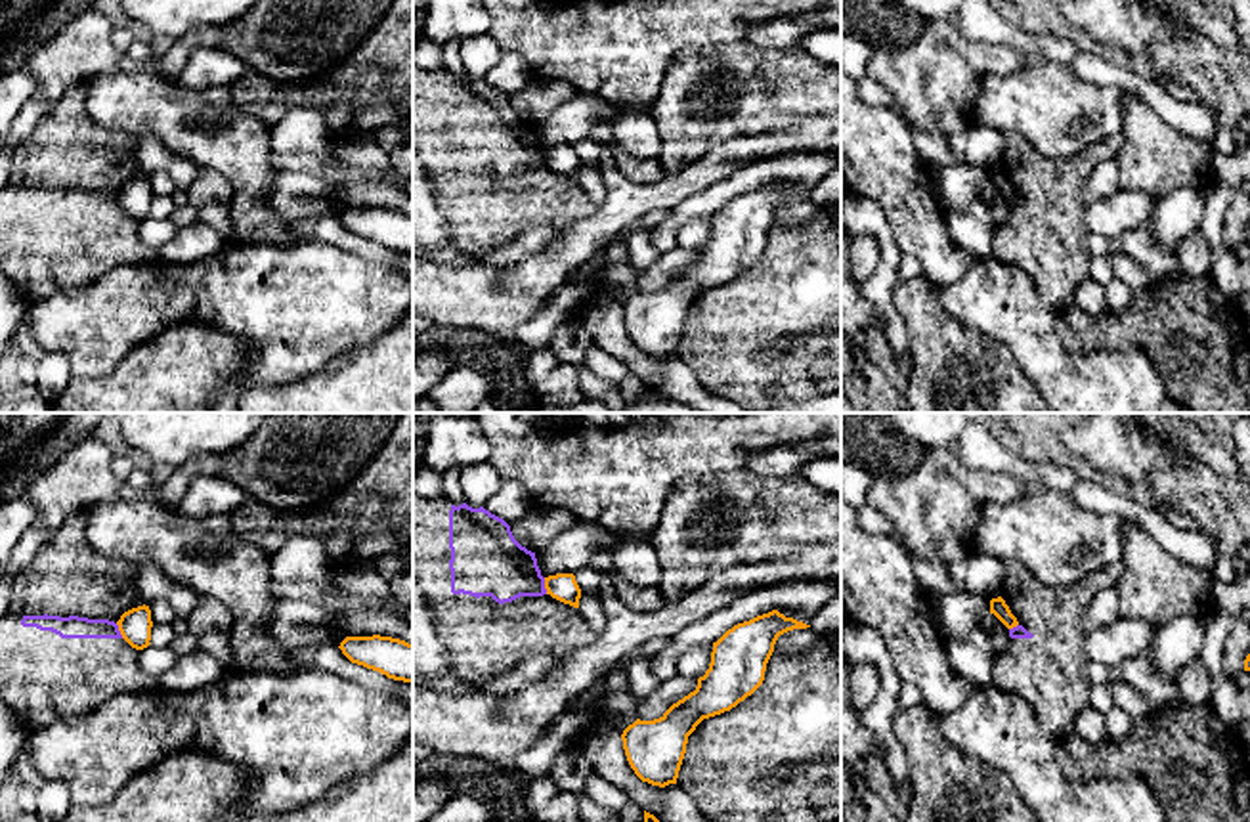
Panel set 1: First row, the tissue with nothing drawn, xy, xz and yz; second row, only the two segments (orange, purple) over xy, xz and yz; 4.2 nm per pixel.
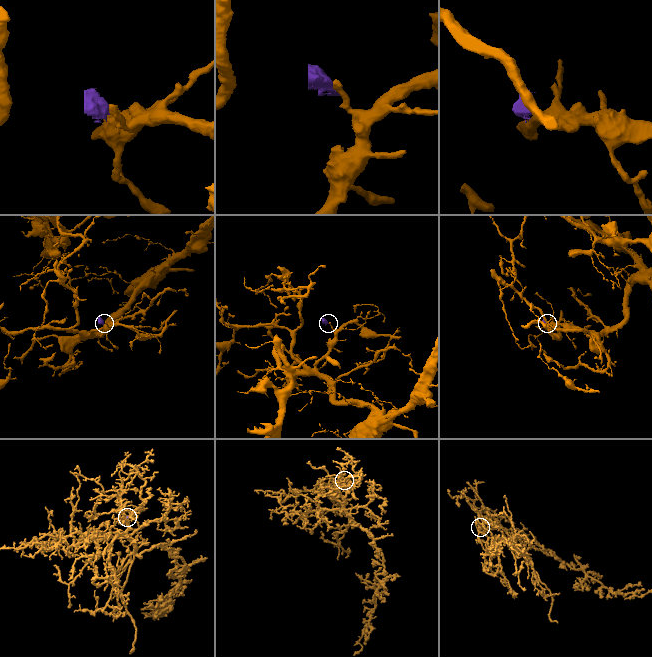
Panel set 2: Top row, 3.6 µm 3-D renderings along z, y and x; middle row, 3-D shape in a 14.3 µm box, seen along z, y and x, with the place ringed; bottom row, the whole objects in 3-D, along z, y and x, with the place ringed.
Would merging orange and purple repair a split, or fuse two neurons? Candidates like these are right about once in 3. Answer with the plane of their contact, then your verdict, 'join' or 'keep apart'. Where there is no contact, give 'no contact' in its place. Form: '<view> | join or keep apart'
xz | keep apart

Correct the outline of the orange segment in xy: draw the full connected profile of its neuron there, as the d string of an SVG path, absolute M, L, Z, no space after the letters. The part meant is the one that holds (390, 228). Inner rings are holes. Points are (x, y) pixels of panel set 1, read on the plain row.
M346 208L342 226L357 237L413 256L413 216L392 208Z

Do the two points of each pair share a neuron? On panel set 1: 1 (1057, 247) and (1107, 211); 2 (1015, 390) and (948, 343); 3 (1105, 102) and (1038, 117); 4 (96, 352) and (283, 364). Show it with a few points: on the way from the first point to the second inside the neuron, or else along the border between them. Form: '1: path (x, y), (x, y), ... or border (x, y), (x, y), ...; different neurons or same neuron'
1: border (1084, 205), (1084, 226), (1090, 232); different neurons
2: path (1004, 371), (991, 358), (968, 358); same neuron
3: path (1088, 106), (1080, 106), (1073, 113), (1056, 113); same neuron
4: path (144, 304), (150, 299), (218, 297), (237, 316); same neuron

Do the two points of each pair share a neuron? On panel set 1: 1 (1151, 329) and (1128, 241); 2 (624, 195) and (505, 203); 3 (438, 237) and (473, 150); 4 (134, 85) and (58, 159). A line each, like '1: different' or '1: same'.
1: different
2: different
3: different
4: different

